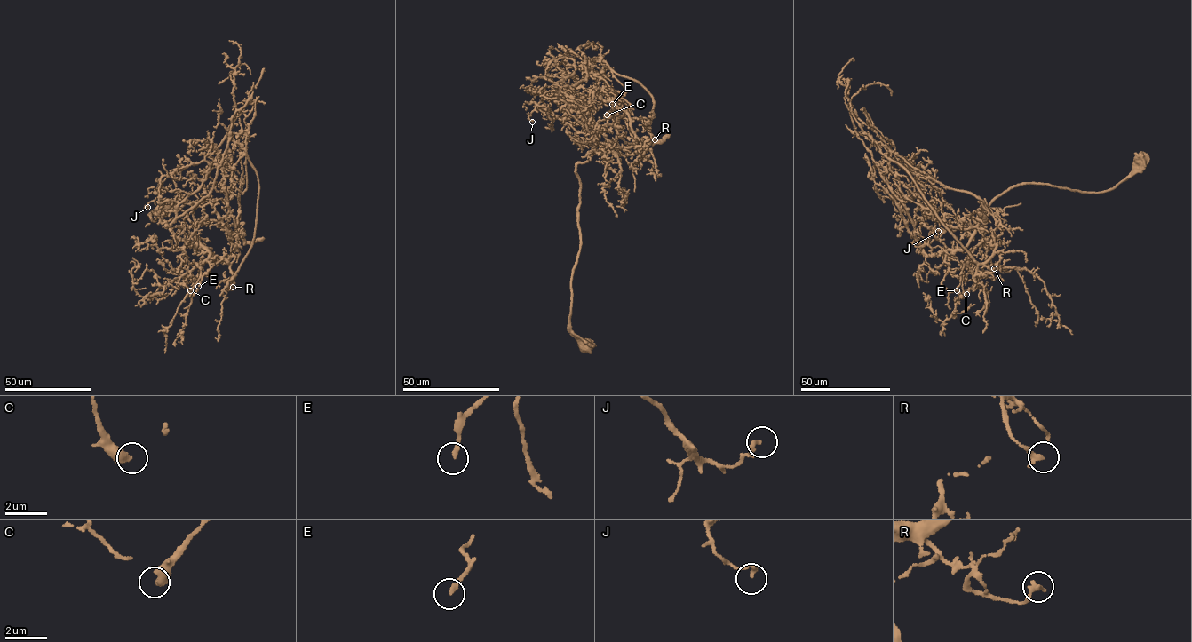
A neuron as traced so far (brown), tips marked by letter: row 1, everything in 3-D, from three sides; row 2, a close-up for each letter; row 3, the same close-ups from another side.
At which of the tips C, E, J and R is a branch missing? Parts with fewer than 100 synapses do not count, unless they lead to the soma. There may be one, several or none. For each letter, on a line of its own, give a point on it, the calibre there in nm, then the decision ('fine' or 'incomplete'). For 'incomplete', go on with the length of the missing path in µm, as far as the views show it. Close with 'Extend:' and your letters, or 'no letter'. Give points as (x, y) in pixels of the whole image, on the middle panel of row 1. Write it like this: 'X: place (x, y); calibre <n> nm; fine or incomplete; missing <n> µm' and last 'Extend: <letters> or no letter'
C: place (607, 114); calibre 420 nm; fine
E: place (612, 104); calibre 180 nm; fine
J: place (532, 122); calibre 220 nm; fine
R: place (655, 139); calibre 280 nm; fine
Extend: no letter

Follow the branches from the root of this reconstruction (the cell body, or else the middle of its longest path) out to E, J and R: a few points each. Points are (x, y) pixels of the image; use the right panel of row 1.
E: (1140, 161), (1101, 192), (1025, 183), (1000, 194), (982, 210), (983, 240), (963, 261), (957, 290)
J: (1140, 161), (1098, 193), (1012, 186), (982, 210), (963, 249), (929, 255), (917, 242), (919, 225), (938, 231)
R: (1140, 161), (1101, 192), (1025, 183), (1000, 194), (979, 223), (996, 246), (984, 264), (994, 268)

